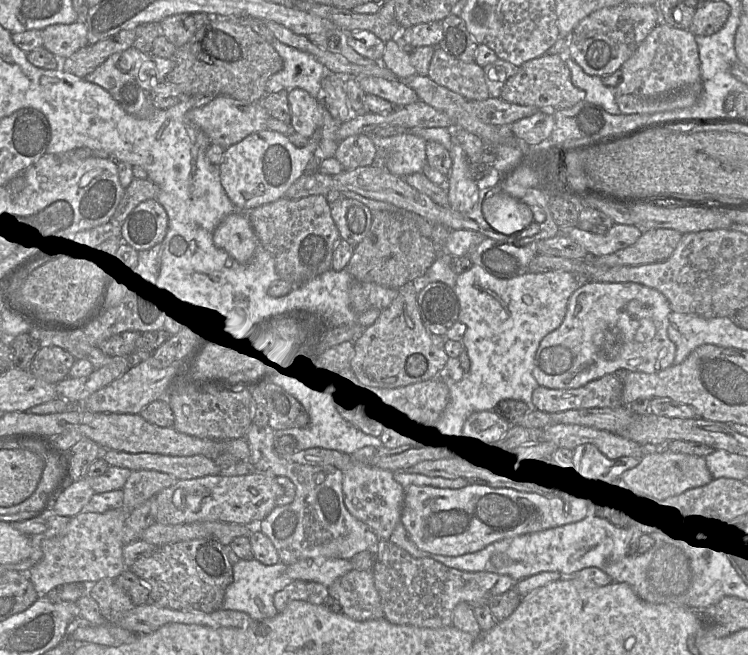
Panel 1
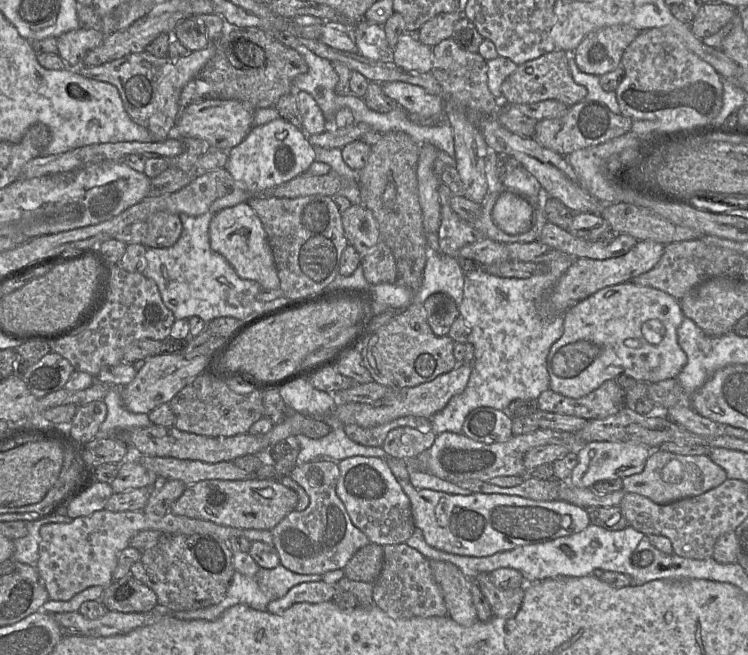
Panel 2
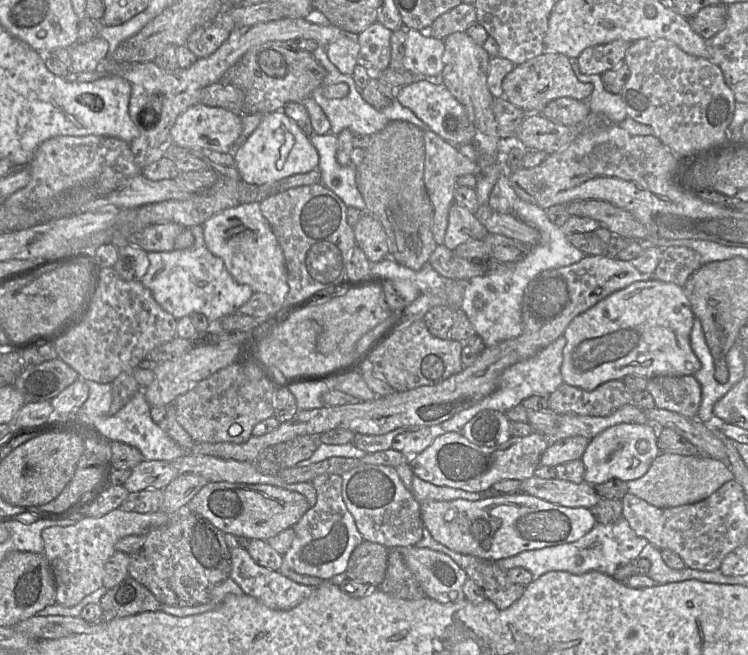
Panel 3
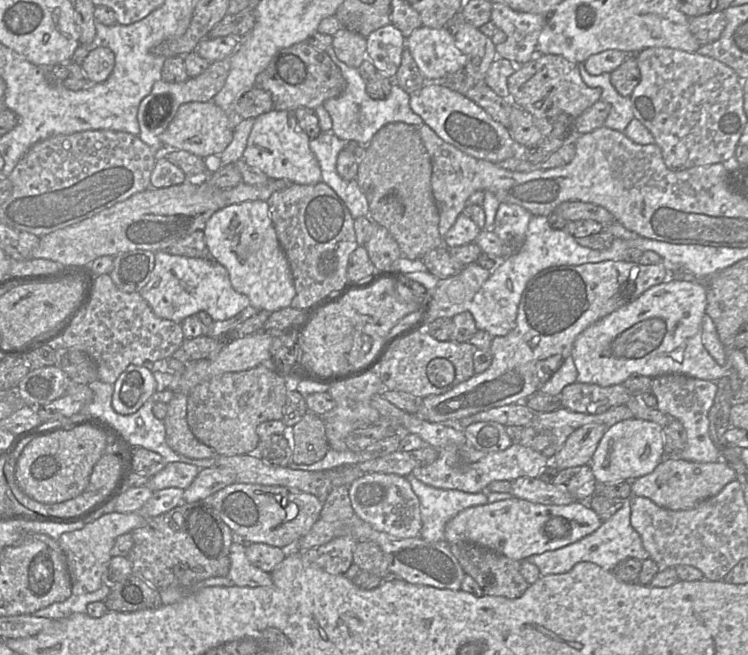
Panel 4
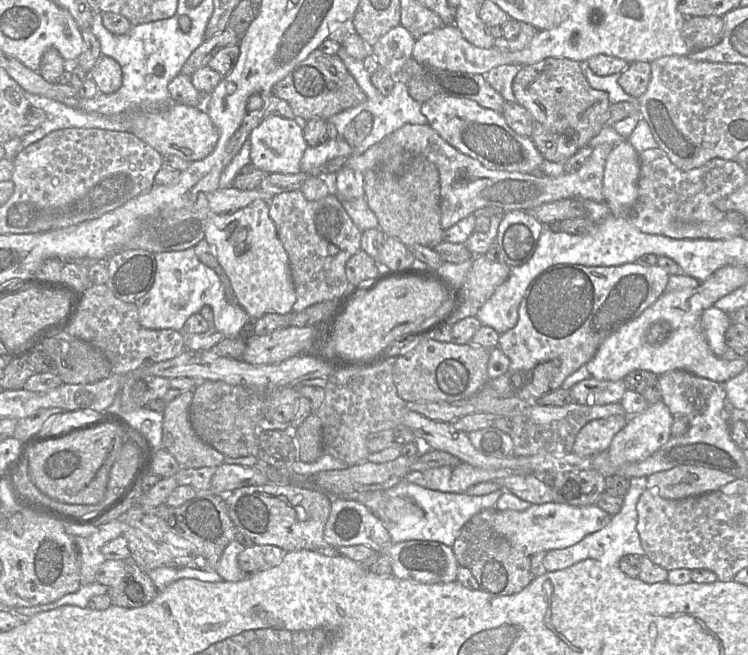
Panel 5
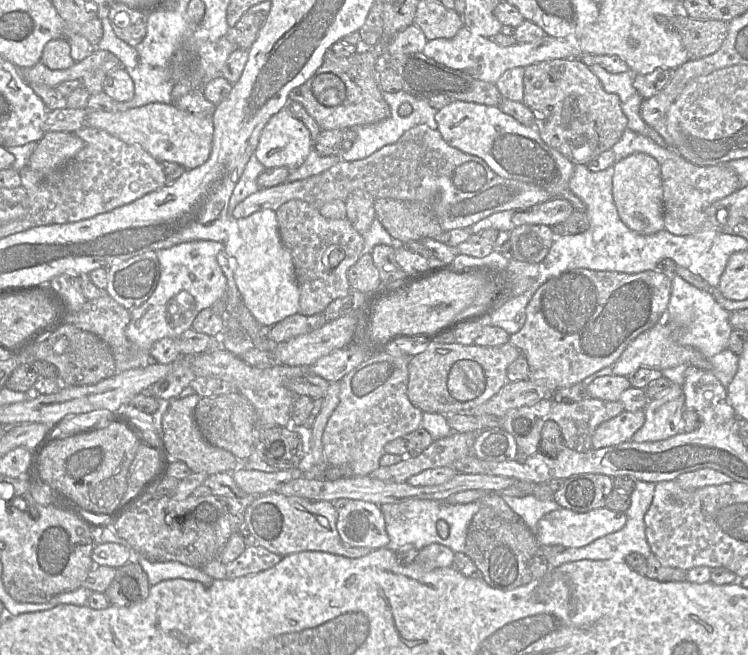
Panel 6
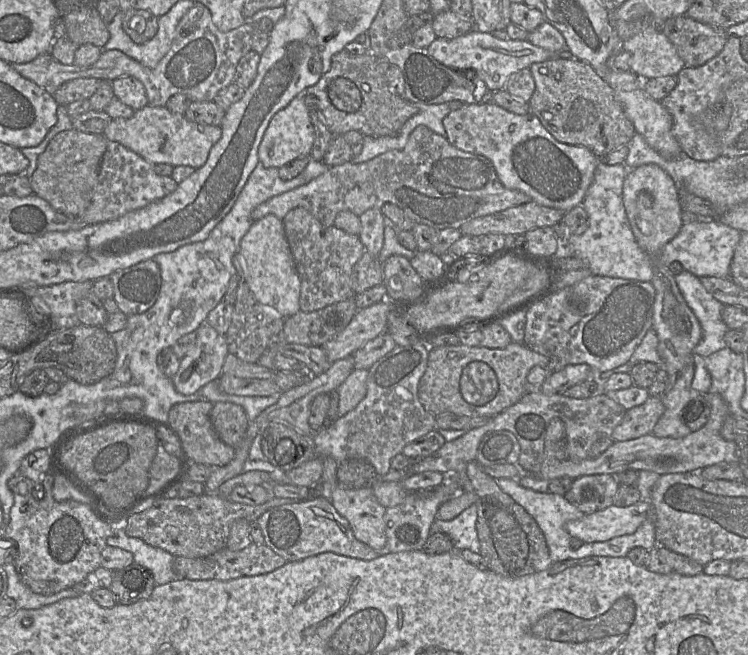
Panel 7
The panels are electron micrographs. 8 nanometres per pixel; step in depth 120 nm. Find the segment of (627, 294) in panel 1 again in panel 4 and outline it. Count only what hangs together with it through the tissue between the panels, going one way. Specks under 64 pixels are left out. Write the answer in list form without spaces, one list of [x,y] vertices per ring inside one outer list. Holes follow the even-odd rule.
[[[667,278],[650,287],[633,302],[622,306],[587,327],[575,340],[571,357],[577,368],[577,382],[602,387],[623,384],[631,375],[651,378],[666,374],[681,374],[717,382],[728,373],[708,353],[702,342],[702,323],[706,314],[706,287],[702,281]]]

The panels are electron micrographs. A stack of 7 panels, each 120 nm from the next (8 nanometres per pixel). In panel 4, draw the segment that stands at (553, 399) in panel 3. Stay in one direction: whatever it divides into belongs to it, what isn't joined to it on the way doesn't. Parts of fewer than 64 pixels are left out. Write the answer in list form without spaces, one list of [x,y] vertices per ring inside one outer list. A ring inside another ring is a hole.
[[[579,382],[565,386],[559,396],[563,408],[586,414],[600,414],[614,406],[626,406],[632,397],[623,384],[602,387]]]

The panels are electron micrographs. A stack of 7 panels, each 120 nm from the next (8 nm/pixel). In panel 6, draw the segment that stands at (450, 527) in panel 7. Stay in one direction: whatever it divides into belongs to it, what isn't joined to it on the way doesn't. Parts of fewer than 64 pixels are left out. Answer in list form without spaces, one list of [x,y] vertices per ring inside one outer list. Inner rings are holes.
[[[412,499],[400,503],[383,504],[380,510],[384,516],[386,531],[389,536],[387,549],[398,552],[415,548],[420,550],[429,544],[441,544],[450,548],[454,553],[464,552],[468,526],[479,511],[479,501],[468,504],[449,504],[445,501]],[[439,520],[444,520],[449,526],[447,538],[442,538],[436,529]]]

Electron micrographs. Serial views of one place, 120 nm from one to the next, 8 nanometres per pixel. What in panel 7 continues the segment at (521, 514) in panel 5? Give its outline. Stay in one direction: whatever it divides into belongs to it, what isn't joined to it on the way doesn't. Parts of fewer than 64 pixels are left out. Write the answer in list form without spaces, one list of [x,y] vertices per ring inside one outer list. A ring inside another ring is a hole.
[[[639,501],[627,507],[611,505],[582,518],[568,521],[565,530],[584,543],[604,542],[633,534],[647,517],[653,516],[651,502]]]

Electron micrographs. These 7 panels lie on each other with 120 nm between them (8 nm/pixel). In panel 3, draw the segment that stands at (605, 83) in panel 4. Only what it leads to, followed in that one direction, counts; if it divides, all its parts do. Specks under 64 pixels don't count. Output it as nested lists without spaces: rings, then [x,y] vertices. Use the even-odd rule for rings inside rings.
[[[571,59],[571,66],[580,82],[593,85],[593,91],[586,100],[590,112],[603,113],[616,125],[622,122],[627,117],[627,113],[620,94],[607,92],[600,74],[583,74],[579,69],[576,59]]]

